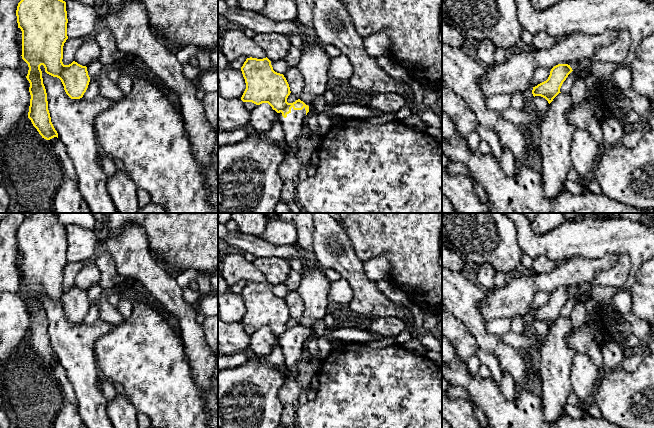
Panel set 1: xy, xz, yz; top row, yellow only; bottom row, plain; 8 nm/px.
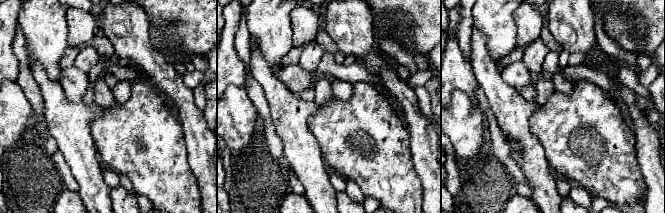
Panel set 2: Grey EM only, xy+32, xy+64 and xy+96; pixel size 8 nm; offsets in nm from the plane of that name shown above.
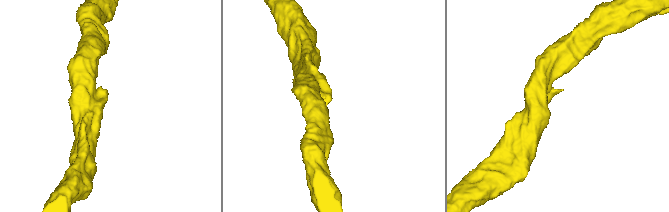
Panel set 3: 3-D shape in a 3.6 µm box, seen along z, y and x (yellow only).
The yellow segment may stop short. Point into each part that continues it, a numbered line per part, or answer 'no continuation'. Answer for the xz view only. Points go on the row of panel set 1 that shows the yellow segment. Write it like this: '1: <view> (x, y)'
1: xz (293, 125)

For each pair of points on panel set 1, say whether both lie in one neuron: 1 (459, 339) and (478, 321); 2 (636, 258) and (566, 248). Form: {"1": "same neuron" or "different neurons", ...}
{"1": "different neurons", "2": "same neuron"}

